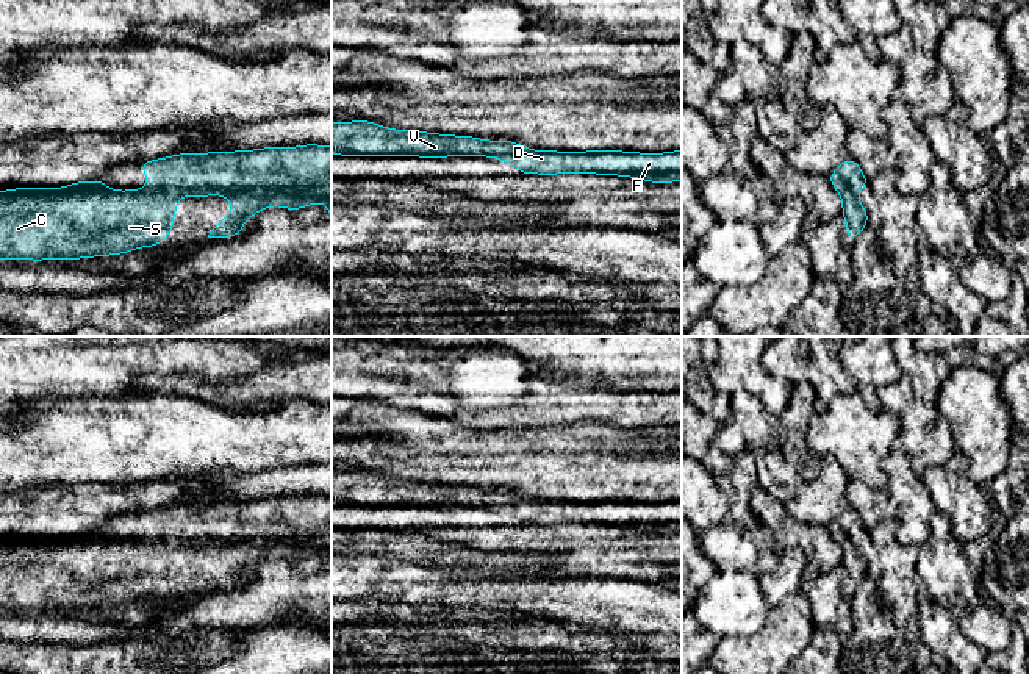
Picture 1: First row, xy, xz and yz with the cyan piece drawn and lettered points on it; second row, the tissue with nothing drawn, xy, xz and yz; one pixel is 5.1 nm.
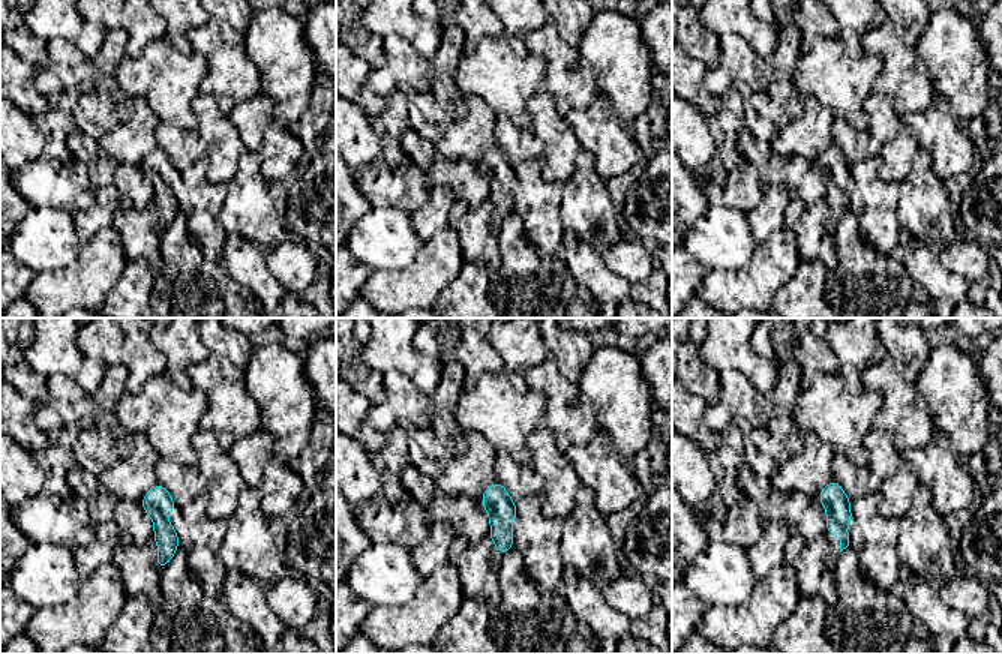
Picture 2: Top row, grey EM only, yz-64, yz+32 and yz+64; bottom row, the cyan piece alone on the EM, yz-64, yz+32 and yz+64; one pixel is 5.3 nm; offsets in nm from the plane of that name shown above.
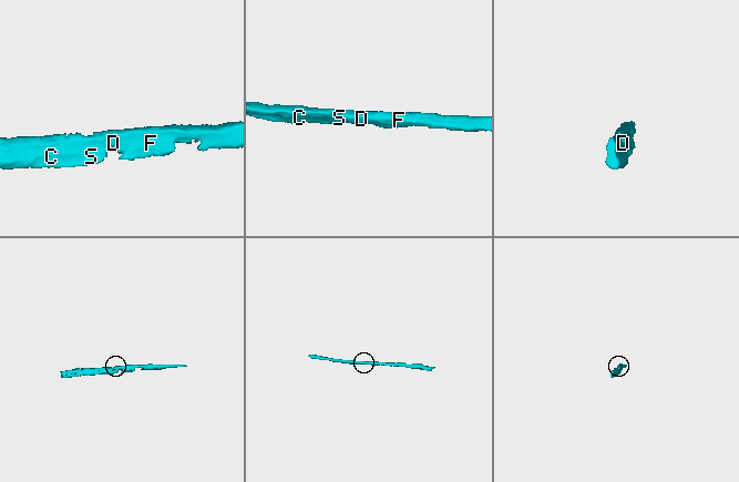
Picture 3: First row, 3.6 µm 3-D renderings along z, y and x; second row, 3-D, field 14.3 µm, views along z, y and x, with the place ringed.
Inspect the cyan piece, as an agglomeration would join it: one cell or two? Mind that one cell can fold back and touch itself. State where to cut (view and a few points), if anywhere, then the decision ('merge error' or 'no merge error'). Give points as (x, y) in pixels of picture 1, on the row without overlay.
cut none; no merge error

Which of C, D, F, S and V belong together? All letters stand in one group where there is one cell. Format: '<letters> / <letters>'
C D F S V

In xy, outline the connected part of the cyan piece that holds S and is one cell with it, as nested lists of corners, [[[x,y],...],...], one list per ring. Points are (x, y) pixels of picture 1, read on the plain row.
[[[266,497],[256,500],[180,504],[139,513],[149,533],[144,540],[103,538],[105,529],[77,532],[59,540],[41,536],[0,541],[0,610],[91,608],[128,604],[166,591],[181,546],[225,546],[233,563],[219,571],[208,588],[231,588],[260,560],[285,557],[299,560],[328,554],[332,568],[332,497]]]

